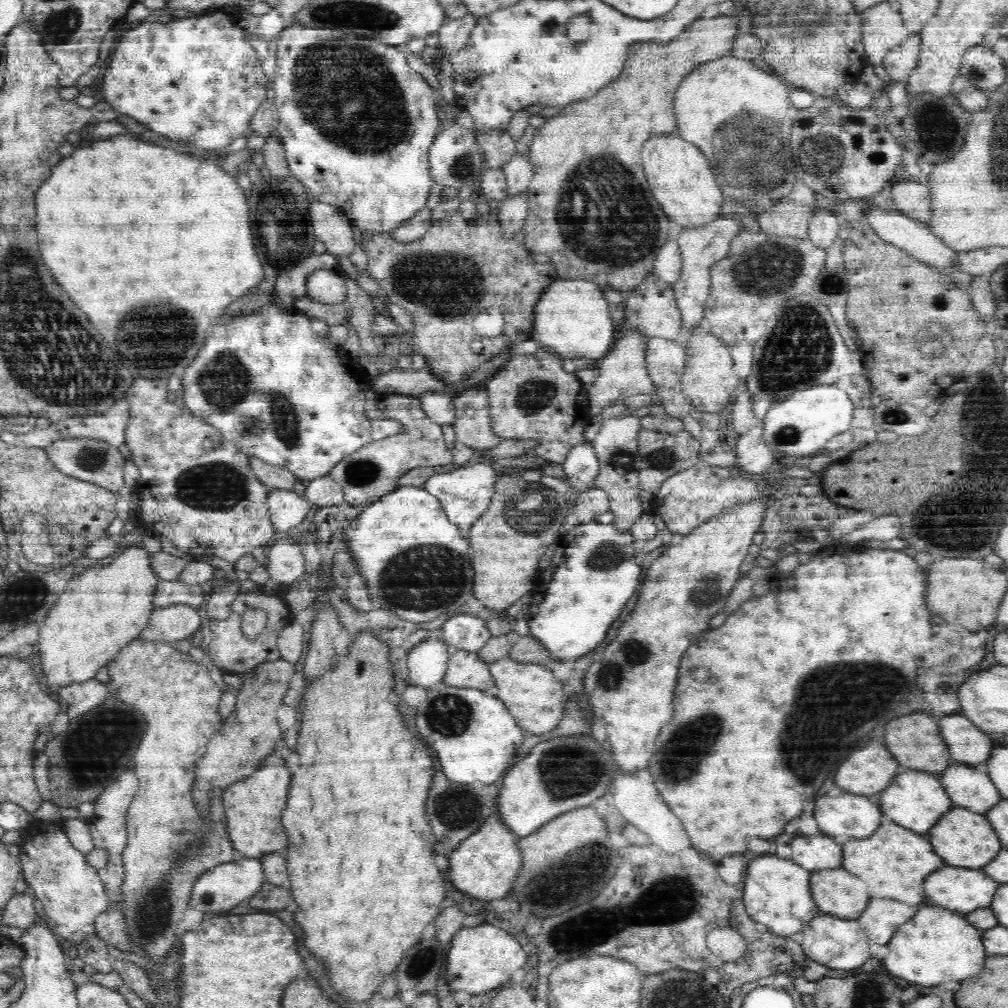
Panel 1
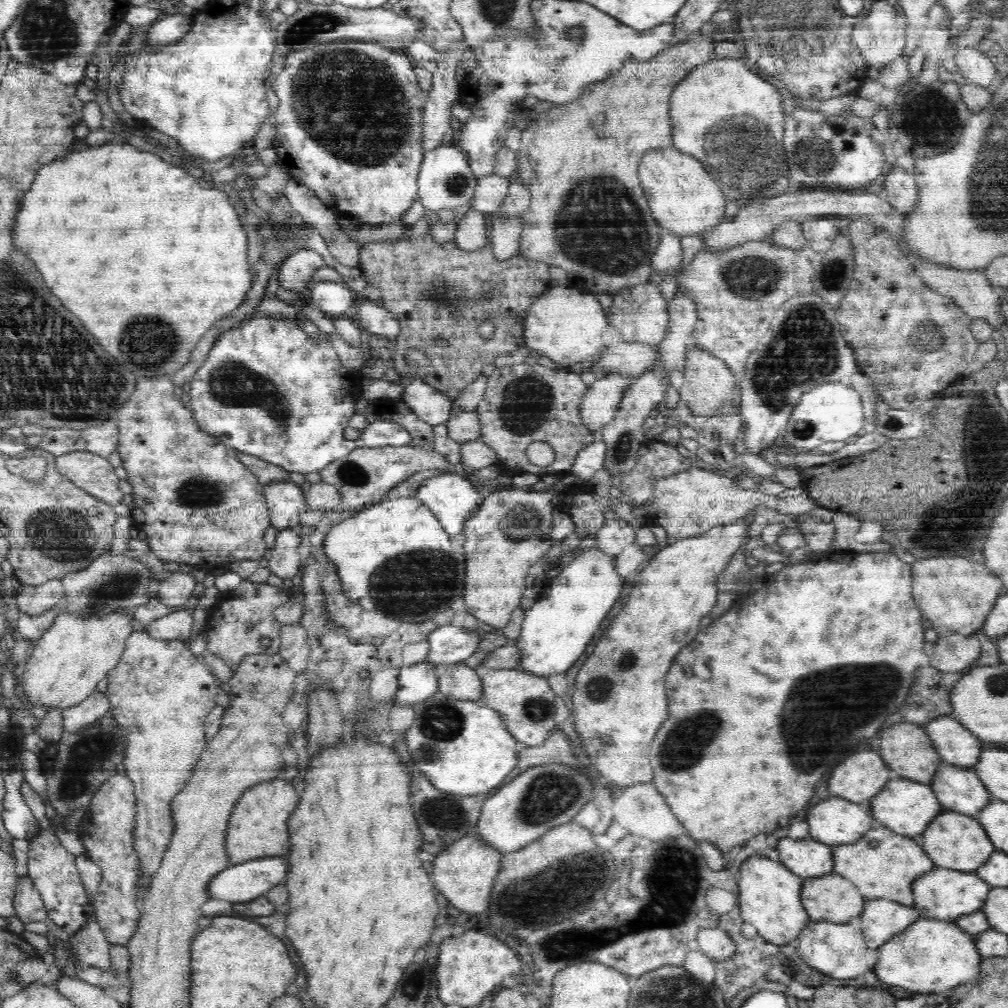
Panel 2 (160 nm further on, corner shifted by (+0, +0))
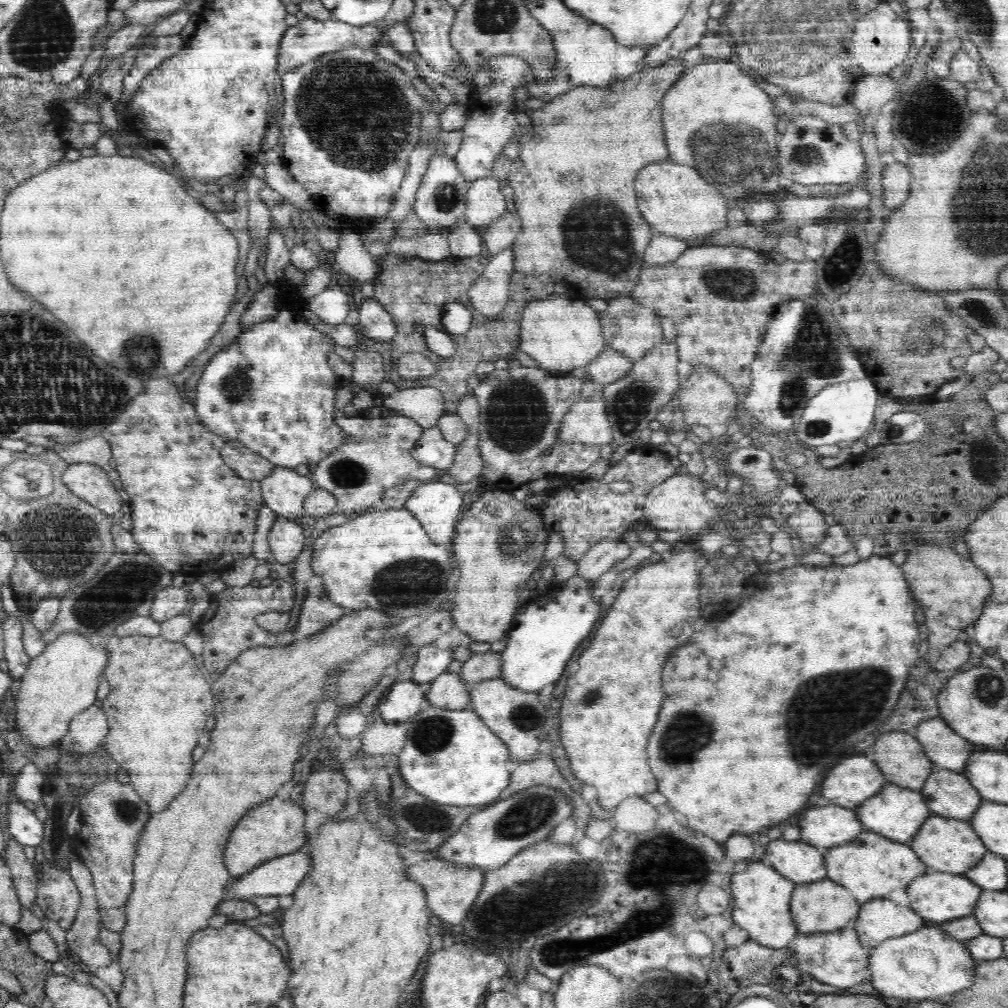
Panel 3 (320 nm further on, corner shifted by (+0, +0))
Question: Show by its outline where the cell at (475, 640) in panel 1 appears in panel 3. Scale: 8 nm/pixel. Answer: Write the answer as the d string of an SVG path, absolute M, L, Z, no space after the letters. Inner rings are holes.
M434 644L424 646L412 669L414 683L432 683L440 674L446 673L447 666L454 661L455 648L438 650Z

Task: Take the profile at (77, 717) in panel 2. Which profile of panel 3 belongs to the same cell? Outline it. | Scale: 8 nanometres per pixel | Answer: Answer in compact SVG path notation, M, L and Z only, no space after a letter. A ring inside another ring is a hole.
M99 703L80 711L68 724L68 731L58 748L70 755L86 755L98 751L108 736L109 724Z

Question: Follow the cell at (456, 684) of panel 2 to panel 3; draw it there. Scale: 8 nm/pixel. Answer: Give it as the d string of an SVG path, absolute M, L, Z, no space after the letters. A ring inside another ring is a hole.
M449 672L440 674L425 694L427 704L438 707L448 707L452 710L468 708L471 701L472 686L467 684L460 674Z

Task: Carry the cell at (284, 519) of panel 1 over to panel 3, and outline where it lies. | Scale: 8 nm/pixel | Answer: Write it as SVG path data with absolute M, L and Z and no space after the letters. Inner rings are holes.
M275 465L272 472L261 480L265 504L283 520L294 521L304 516L304 499L315 489L316 485L311 476L302 476L294 468L284 468L280 465Z

